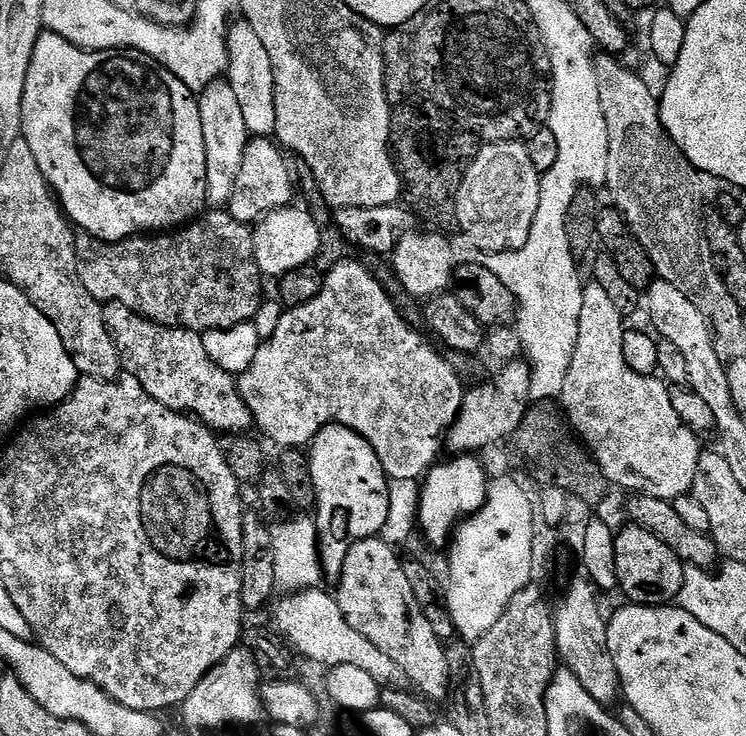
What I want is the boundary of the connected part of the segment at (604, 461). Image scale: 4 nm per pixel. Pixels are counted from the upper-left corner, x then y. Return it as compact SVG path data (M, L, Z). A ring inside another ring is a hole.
M595 282L585 283L582 312L578 318L578 340L570 370L566 370L566 384L562 386L558 400L572 431L586 445L609 485L632 494L671 502L691 493L702 440L686 427L682 418L678 418L674 402L670 402L669 385L663 379L655 375L643 376L626 366L626 358L622 354L622 338L626 331L624 320L618 306L610 302L610 298L601 292Z

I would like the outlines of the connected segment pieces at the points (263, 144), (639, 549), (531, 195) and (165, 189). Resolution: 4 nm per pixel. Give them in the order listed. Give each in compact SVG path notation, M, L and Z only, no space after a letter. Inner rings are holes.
M252 138L246 146L246 154L242 154L242 170L238 170L226 210L238 222L252 226L274 210L289 207L293 203L292 192L294 196L292 171L279 143L272 138Z
M629 523L615 533L616 539L616 572L619 591L628 595L627 599L634 604L668 606L679 597L684 585L684 561L679 560L650 530L639 528Z
M488 142L472 160L472 165L468 167L468 171L464 173L464 181L460 183L460 188L456 192L456 224L458 228L468 235L468 240L476 248L481 248L481 253L491 254L493 252L514 252L522 247L526 242L526 238L532 229L534 222L534 214L538 210L538 202L540 201L540 177L542 173L536 169L534 162L530 162L530 154L527 147L520 142Z
M47 30L41 31L38 42L34 42L34 58L30 58L30 70L26 74L26 94L22 94L22 106L24 107L24 113L22 114L22 139L28 143L30 150L34 150L34 158L38 158L38 166L42 170L42 174L48 180L48 187L52 189L64 215L68 217L69 221L71 221L79 231L89 232L89 234L95 236L97 240L127 240L134 236L151 233L153 230L179 229L181 226L195 221L197 217L205 211L208 198L208 183L206 182L206 142L202 142L202 114L200 113L200 101L194 95L193 89L184 85L173 72L166 70L154 58L150 58L141 52L127 50L88 52L84 48L79 48L70 42L66 42L66 38L62 38L58 34L54 34Z

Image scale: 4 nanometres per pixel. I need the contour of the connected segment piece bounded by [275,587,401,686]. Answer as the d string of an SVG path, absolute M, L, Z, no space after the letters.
M319 587L306 588L303 592L285 595L285 600L277 599L275 631L297 653L300 651L306 659L313 660L316 664L324 664L325 669L334 666L358 666L380 685L395 685L401 679L398 666L394 666L394 662L390 662L390 658L386 658L386 654L382 654L378 646L374 646L368 638L358 634L358 630L354 630L350 622L346 622L335 595L328 593L327 596L320 591Z

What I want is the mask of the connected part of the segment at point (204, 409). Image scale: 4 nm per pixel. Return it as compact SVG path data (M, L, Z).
M121 304L103 305L104 325L120 355L123 371L138 382L160 405L183 412L218 434L241 435L253 429L253 416L241 397L237 377L222 370L206 354L201 333L167 328Z

